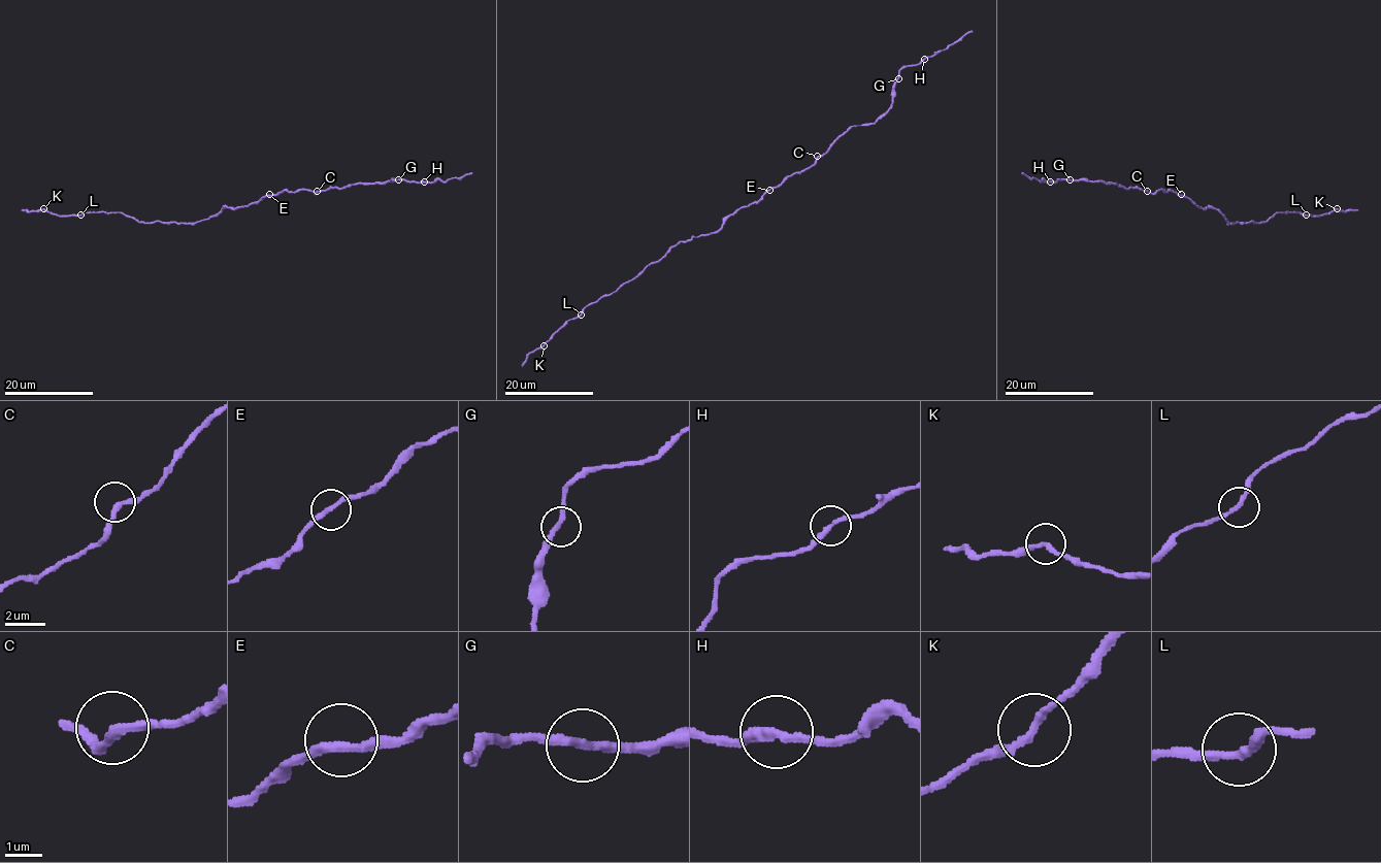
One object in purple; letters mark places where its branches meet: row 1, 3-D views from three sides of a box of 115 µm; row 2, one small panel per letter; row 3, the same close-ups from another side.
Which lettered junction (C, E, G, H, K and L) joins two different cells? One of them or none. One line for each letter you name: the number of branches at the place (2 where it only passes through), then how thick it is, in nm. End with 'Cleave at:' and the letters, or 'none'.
Cleave at: none

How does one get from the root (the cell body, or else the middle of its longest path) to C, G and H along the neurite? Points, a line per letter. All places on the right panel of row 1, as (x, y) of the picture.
C: (1193, 203), (1171, 190), (1147, 191)
G: (1193, 203), (1171, 190), (1150, 193), (1117, 184), (1070, 179)
H: (1193, 203), (1171, 190), (1150, 193), (1102, 180), (1050, 180)

